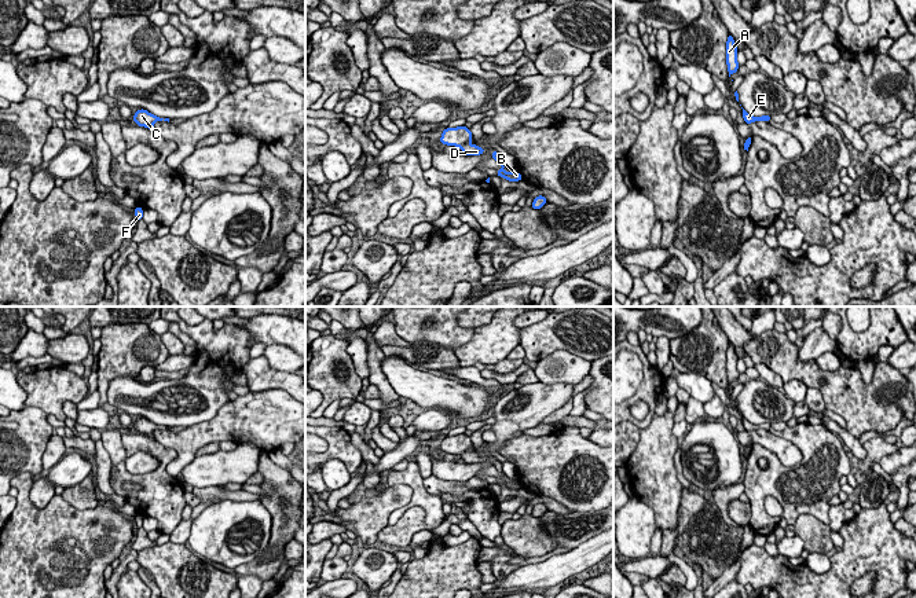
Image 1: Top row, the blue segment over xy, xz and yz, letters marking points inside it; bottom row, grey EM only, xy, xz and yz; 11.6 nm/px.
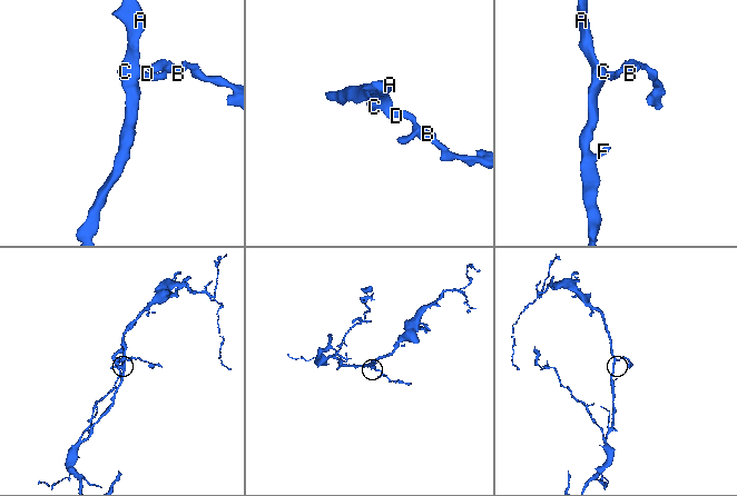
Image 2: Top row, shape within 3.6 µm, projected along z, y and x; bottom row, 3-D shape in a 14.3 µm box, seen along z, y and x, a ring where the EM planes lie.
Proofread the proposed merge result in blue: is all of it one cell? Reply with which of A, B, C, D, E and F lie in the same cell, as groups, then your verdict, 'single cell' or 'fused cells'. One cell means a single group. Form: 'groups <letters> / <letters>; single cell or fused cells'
groups A B C D E F; single cell

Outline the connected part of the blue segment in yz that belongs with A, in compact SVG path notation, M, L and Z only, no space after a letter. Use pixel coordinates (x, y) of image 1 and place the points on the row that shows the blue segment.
M728 34L726 41L726 65L728 65L728 73L729 77L739 70L739 62L737 62L737 47L734 44L734 38L732 34Z

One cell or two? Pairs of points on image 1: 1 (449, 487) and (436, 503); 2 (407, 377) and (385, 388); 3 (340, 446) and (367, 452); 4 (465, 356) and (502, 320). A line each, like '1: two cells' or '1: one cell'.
1: two cells
2: two cells
3: two cells
4: one cell

